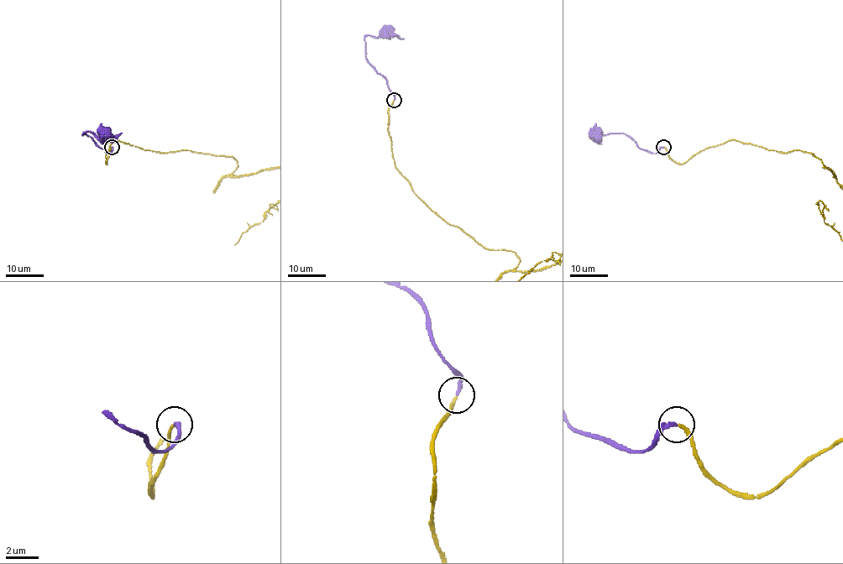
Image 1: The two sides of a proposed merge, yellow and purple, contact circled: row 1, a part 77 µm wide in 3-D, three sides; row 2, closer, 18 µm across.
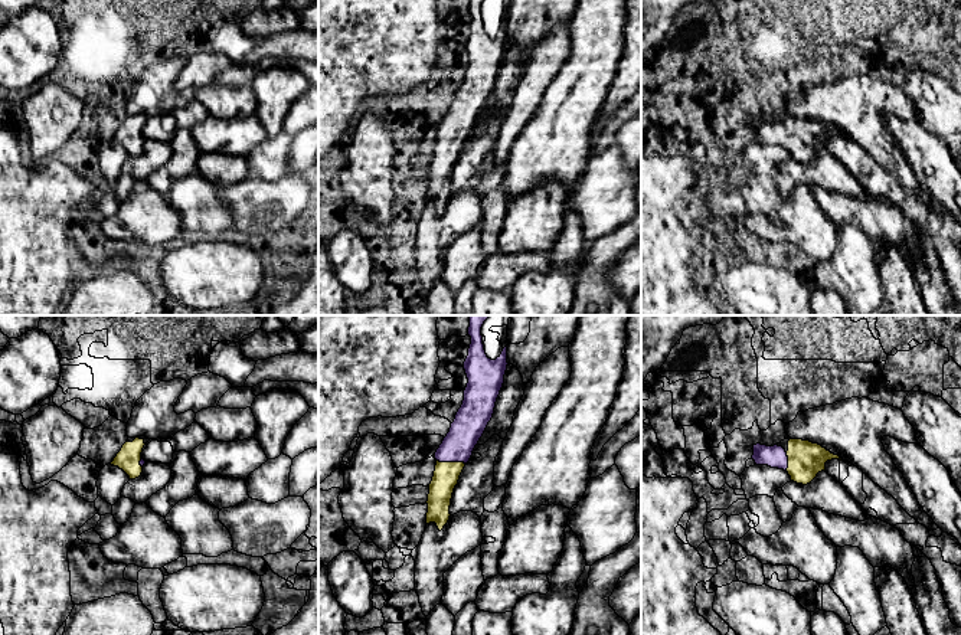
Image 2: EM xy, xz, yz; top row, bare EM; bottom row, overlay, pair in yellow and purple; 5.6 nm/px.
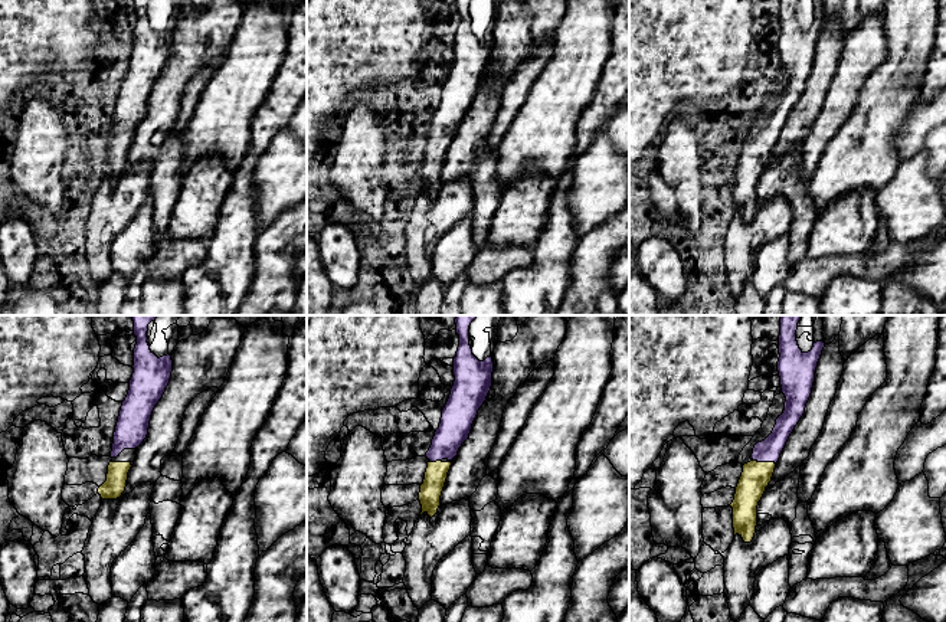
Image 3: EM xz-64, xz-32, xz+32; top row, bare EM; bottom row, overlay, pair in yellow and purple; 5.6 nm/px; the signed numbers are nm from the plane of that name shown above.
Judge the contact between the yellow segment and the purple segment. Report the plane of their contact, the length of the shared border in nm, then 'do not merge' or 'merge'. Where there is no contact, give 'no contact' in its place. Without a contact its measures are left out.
xz | 160 nm | merge

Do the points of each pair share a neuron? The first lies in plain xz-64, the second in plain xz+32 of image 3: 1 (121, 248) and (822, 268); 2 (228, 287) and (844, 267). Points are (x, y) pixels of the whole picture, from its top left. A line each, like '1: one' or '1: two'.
1: one
2: two

